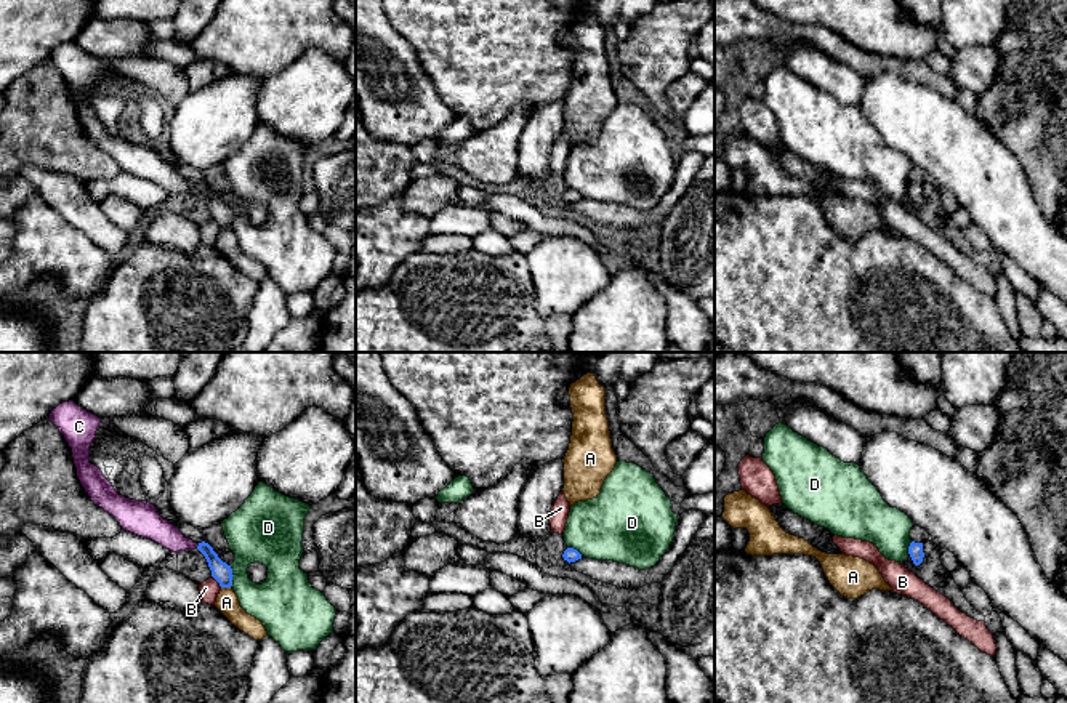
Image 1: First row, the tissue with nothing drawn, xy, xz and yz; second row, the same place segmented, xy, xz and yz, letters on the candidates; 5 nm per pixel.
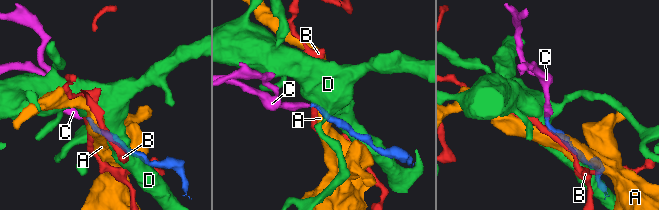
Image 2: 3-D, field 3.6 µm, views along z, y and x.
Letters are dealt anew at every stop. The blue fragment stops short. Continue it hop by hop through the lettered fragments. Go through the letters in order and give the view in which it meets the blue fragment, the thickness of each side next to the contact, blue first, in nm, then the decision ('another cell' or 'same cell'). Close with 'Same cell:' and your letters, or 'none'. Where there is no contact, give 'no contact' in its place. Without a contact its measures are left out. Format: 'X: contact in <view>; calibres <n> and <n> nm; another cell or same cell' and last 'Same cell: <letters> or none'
A: contact in xy; calibres 100 and 110 nm; another cell
B: contact in xy; calibres 100 and 100 nm; another cell
C: contact in xy; calibres 100 and 130 nm; same cell
D: contact in xy; calibres 100 and 300 nm; another cell
Same cell: C

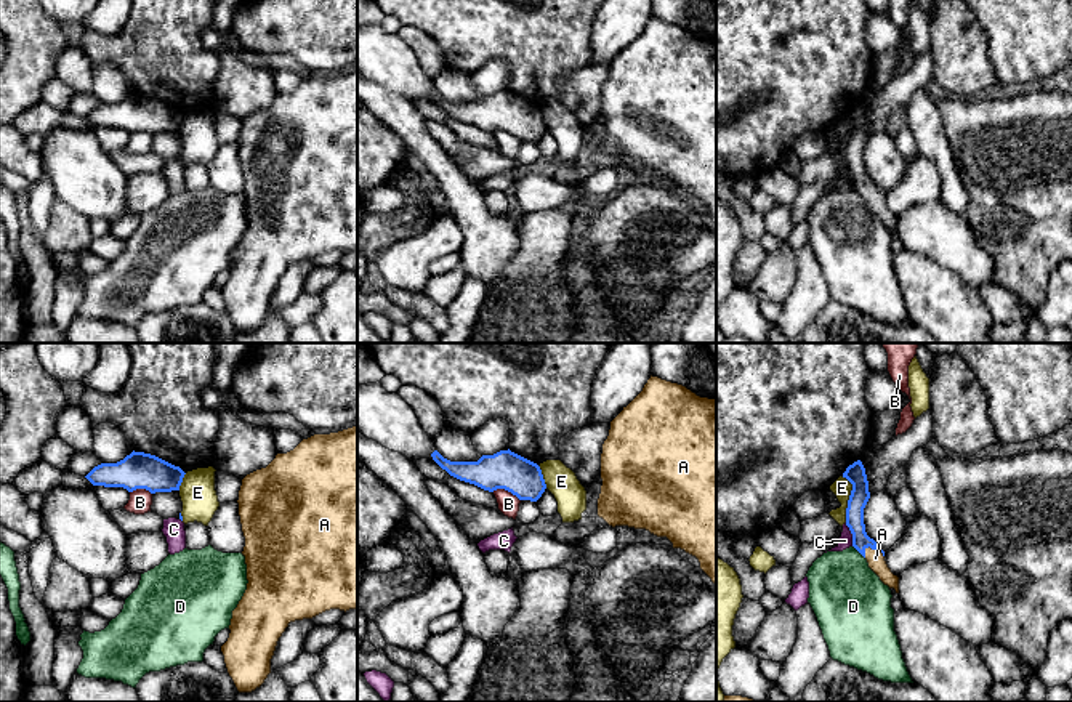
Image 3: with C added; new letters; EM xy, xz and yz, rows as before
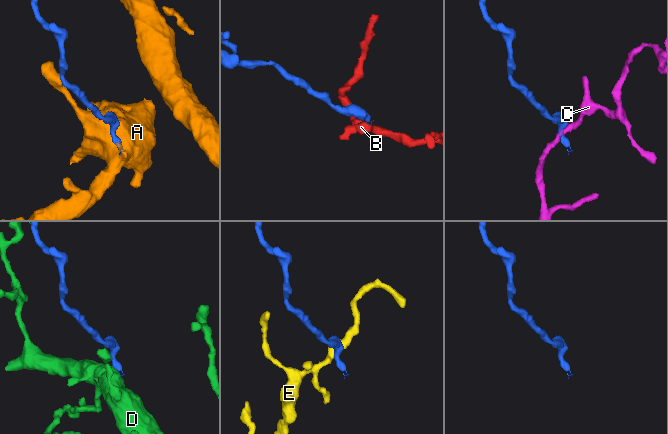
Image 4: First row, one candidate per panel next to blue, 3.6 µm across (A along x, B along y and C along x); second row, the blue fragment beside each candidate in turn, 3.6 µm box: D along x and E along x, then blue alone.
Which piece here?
A: contact in yz; calibres 100 and 90 nm; another cell
B: contact in xz; calibres 190 and 110 nm; another cell
C: contact in yz; calibres 100 and 70 nm; another cell
D: contact in yz; calibres 100 and 380 nm; another cell
E: contact in yz; calibres 100 and 100 nm; another cell
Same cell: none

